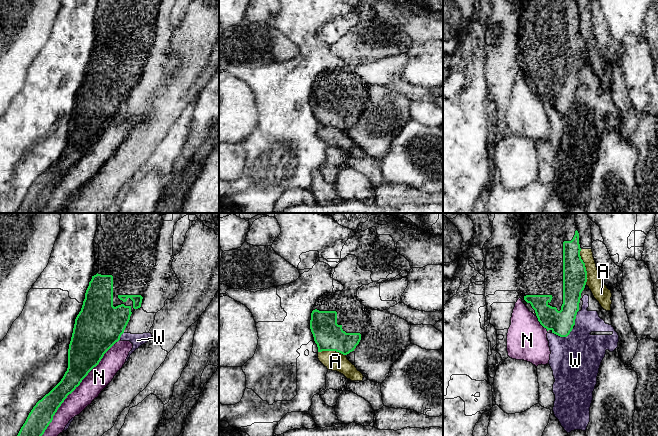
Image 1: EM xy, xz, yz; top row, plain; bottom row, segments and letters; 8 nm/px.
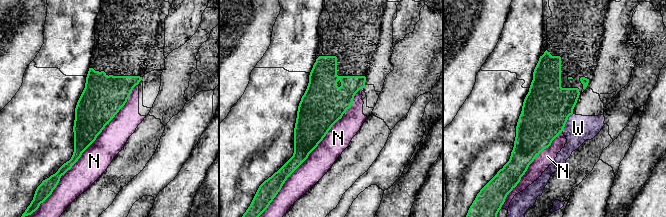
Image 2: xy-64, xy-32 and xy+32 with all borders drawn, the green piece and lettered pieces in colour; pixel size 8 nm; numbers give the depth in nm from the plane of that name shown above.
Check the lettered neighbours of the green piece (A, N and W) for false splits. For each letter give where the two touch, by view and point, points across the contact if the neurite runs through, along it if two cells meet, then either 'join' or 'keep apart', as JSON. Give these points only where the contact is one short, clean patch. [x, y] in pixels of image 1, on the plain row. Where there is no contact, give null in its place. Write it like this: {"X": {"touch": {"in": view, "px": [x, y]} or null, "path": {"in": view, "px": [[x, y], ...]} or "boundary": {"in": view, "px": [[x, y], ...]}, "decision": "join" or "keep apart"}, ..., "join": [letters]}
{"A": {"touch": {"in": "yz", "px": [585, 43]}, "decision": "keep apart"}, "N": {"touch": {"in": "xy", "px": [75, 164]}, "decision": "keep apart"}, "W": {"touch": {"in": "yz", "px": [563, 112]}, "decision": "keep apart"}, "join": []}

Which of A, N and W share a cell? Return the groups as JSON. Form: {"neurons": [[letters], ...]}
{"neurons": [["A"], ["N"], ["W"]]}

